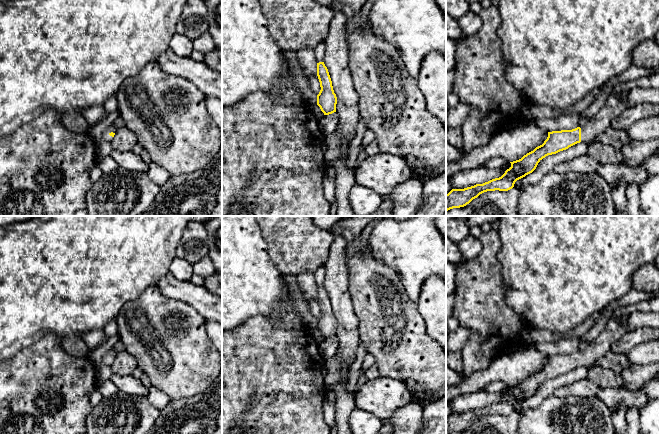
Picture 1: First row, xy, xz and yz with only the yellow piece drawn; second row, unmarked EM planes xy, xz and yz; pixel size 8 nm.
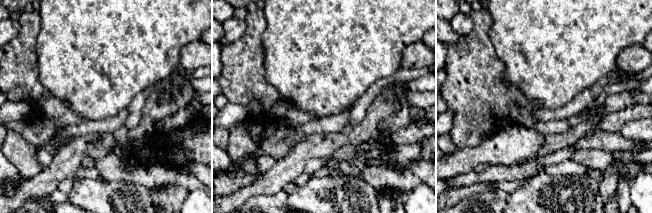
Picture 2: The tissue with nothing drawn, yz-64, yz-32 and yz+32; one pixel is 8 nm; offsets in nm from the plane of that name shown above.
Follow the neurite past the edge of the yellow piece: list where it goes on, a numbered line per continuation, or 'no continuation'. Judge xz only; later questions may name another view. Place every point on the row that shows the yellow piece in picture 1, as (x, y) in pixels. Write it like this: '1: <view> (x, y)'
no continuation

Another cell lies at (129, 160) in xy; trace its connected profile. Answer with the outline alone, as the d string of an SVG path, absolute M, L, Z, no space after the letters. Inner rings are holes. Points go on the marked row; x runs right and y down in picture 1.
M113 150L110 156L117 162L120 168L143 173L148 171L149 166L142 160L140 155L135 154L133 151L119 152Z

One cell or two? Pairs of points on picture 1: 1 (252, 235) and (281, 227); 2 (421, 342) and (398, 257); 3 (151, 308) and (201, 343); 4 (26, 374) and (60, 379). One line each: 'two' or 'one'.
1: two
2: two
3: one
4: one

